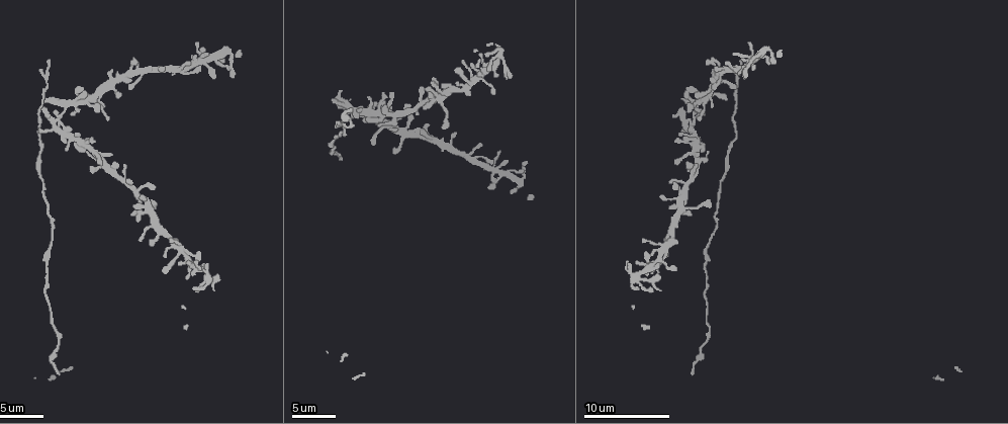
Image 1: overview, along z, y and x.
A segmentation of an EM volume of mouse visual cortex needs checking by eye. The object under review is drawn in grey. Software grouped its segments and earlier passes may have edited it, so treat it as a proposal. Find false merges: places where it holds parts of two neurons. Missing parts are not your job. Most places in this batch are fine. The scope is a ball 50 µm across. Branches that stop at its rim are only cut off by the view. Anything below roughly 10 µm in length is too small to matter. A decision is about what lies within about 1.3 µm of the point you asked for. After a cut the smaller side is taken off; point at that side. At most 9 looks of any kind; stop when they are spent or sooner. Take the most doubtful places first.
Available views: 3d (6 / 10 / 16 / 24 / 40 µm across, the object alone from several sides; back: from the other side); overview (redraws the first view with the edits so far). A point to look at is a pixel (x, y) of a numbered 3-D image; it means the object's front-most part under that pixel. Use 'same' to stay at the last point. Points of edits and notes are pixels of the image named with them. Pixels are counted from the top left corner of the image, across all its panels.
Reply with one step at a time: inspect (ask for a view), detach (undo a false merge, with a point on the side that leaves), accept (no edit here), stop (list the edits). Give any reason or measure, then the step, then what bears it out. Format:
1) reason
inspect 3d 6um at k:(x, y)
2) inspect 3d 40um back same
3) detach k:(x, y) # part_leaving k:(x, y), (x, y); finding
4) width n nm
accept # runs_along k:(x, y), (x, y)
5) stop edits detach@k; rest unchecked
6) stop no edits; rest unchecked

calibre changes
inspect 3d 16um at 1:(45, 262)

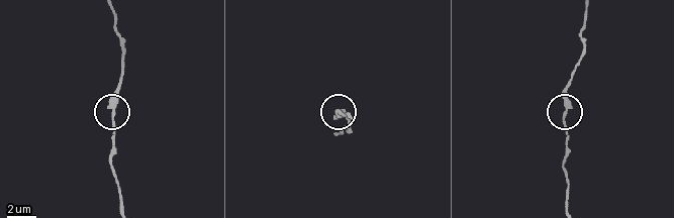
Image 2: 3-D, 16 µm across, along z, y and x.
width 300 nm
accept # runs_along 2:(113, 17), (120, 42), (120, 82), (113, 114), (113, 153); all the same neuron

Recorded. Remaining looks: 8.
three arms meet
inspect 3d 16um at 1:(405, 113)

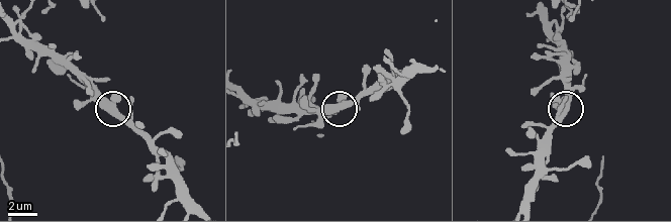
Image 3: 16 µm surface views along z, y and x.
arms 3
accept # continuous, no second neuron

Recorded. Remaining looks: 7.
sudden change in width
inspect 3d 16um at 1:(49, 215)

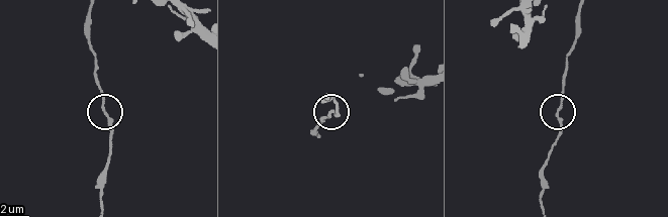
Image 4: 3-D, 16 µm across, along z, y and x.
width 170 nm
accept # runs_along 4:(580, 17), (566, 61), (562, 125), (556, 142); continuous, no second neuron

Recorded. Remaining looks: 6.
calibre changes
inspect 3d 10um at 1:(724, 173)

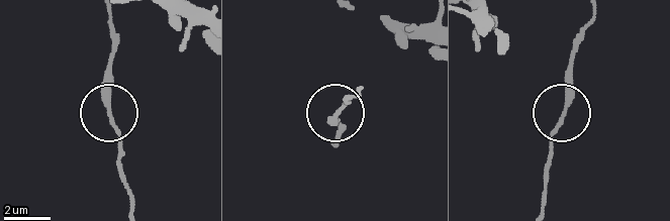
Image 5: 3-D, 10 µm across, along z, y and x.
accept # runs_along 5:(578, 34), (572, 90), (546, 163); all the same neuron

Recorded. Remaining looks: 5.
stop no edits; rest unchecked

